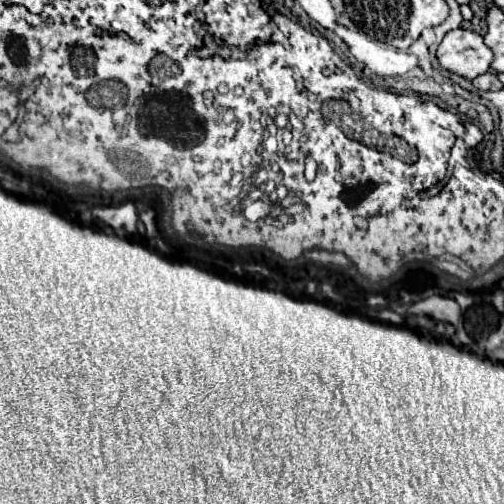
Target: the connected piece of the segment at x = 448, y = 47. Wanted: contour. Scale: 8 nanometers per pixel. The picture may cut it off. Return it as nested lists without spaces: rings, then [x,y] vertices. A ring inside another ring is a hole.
[[[457,28],[451,30],[439,44],[437,60],[445,70],[473,80],[491,70],[493,50],[483,42],[481,34]]]

